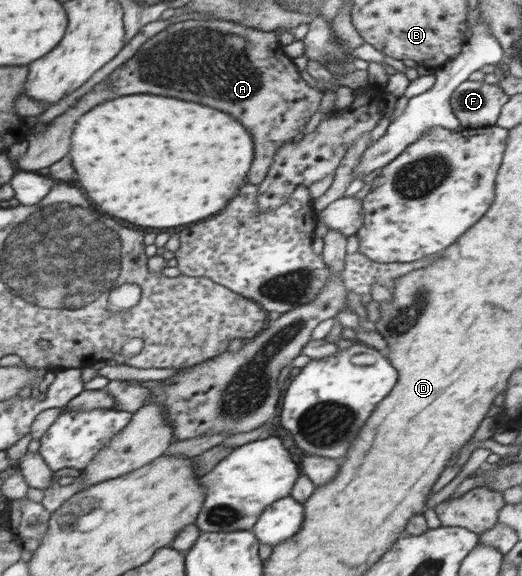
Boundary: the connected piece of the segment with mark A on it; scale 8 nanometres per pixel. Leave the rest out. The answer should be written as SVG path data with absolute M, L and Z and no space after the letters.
M221 19L180 21L170 24L150 38L133 58L109 74L110 92L115 92L115 98L129 94L165 94L171 98L201 102L205 106L225 110L225 114L233 114L233 118L241 118L241 122L249 126L253 142L257 142L257 162L253 162L253 170L249 170L247 184L258 185L267 176L277 150L289 144L289 140L299 132L299 128L310 120L311 114L317 112L317 104L323 93L317 92L315 87L307 86L299 78L295 66L287 56L281 56L279 50L271 52L269 48L281 48L274 32L255 30L235 21Z

